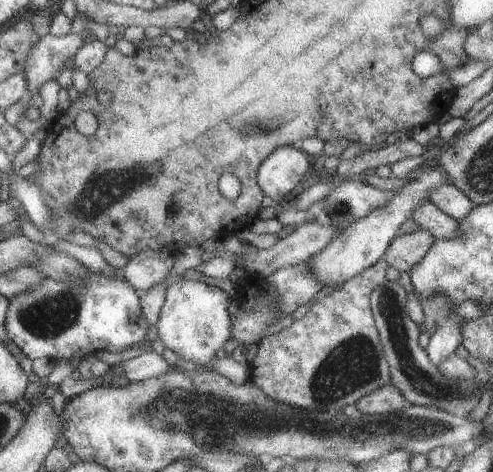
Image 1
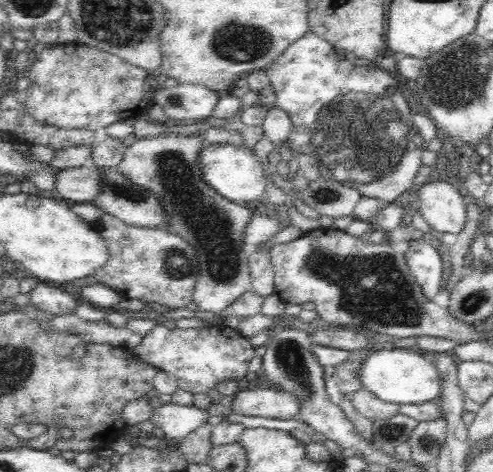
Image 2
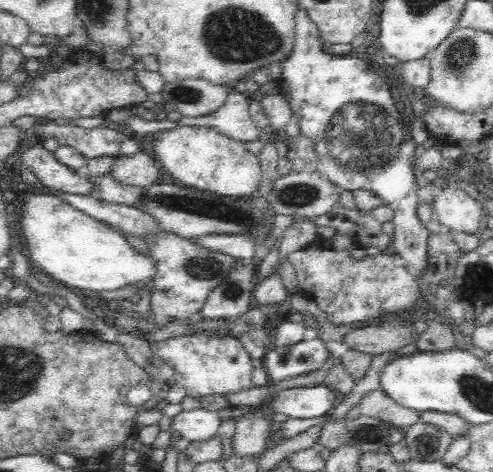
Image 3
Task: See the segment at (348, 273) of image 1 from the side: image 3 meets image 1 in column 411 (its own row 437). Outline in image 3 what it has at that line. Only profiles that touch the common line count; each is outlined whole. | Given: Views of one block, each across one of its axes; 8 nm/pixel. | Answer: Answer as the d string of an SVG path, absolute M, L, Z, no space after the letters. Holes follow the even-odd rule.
M194 408L194 410L182 410L172 418L172 436L176 440L188 440L192 442L206 442L212 436L218 436L222 418L218 412L206 410L206 408Z

